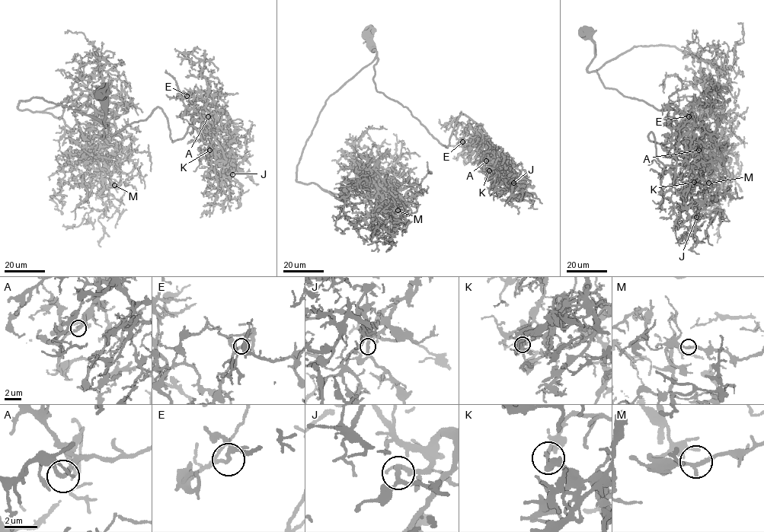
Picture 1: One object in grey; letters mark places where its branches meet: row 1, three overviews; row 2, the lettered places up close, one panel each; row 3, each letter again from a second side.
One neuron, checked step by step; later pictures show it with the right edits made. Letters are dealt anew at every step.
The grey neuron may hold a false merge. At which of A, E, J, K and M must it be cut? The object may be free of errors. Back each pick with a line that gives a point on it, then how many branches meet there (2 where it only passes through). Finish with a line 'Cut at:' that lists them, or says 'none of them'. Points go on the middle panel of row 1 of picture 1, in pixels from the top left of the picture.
K: at (489, 170); 2 branches meet
Cut at: K

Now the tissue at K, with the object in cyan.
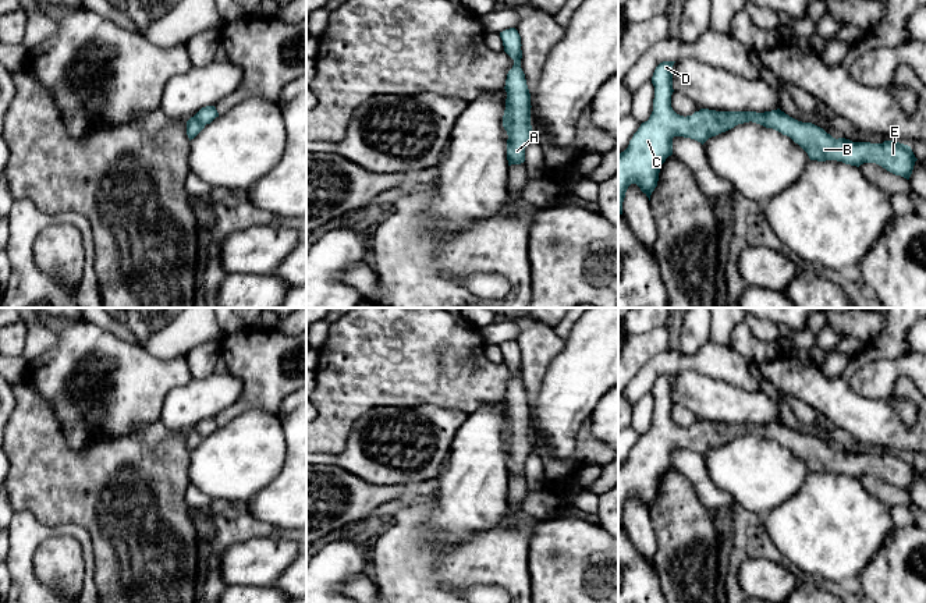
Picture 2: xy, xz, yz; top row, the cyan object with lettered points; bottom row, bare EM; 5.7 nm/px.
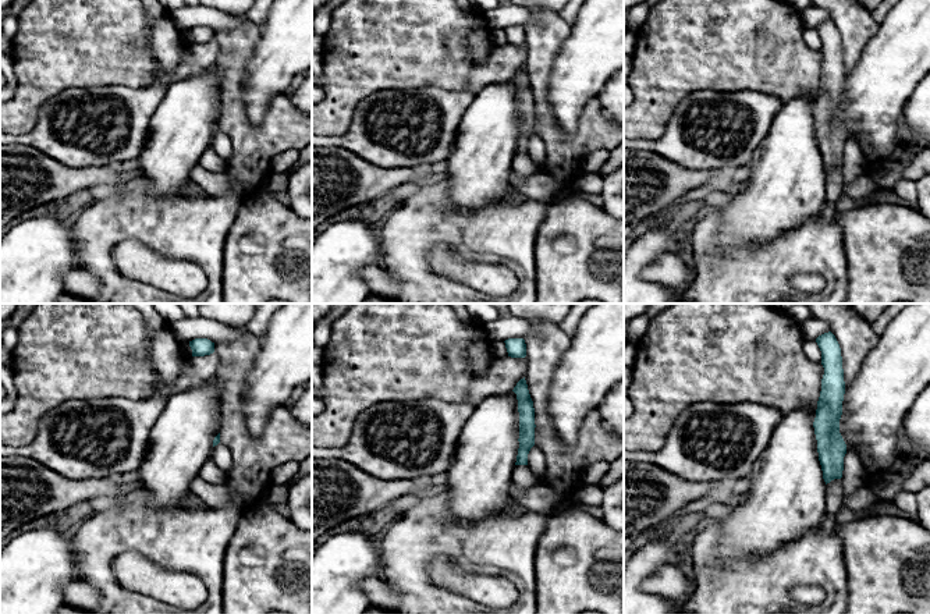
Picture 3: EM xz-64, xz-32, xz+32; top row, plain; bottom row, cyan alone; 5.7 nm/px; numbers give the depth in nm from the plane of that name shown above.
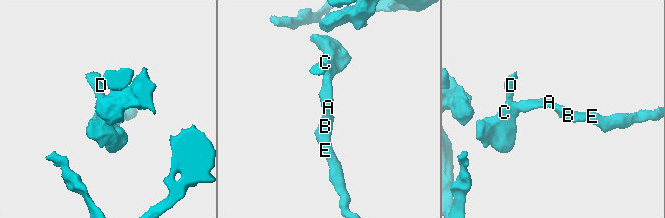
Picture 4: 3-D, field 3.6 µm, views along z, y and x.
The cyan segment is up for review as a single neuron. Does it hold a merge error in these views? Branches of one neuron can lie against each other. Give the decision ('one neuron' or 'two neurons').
two neurons

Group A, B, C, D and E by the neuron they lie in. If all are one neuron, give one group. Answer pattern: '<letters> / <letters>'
A B E / C D

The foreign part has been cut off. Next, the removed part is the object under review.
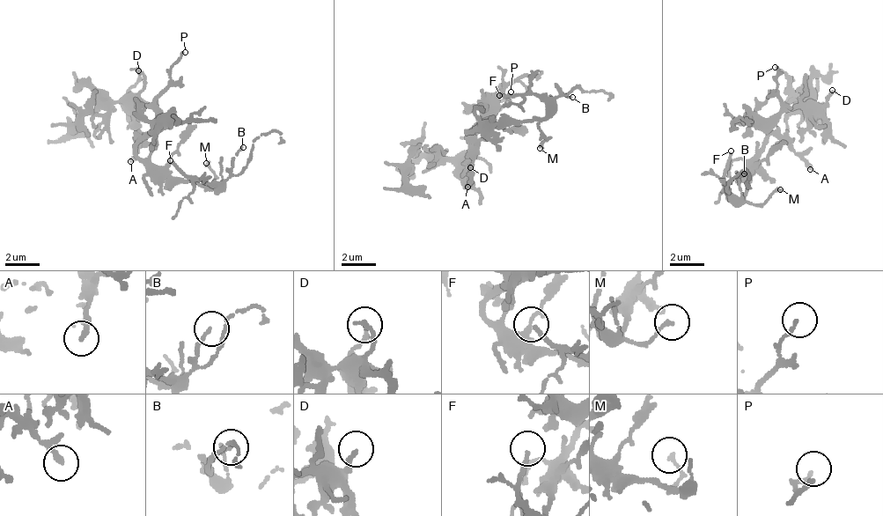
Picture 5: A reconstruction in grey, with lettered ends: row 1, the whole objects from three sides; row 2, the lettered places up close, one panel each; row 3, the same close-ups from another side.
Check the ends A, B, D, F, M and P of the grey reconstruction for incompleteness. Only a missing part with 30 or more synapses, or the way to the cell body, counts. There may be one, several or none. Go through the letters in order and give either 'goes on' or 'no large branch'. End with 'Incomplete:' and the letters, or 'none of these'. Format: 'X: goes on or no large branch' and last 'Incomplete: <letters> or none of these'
A: no large branch
B: no large branch
D: no large branch
F: goes on
M: no large branch
P: no large branch
Incomplete: F

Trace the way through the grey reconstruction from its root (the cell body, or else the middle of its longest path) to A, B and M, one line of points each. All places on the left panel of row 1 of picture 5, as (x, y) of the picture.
A: (143, 160), (138, 154), (137, 137), (136, 159), (130, 161)
B: (143, 160), (151, 165), (168, 165), (187, 181), (199, 181), (209, 187), (231, 173), (231, 165), (243, 147)
M: (143, 160), (147, 159), (151, 165), (168, 165), (178, 176), (194, 180), (208, 189), (216, 175), (206, 163)

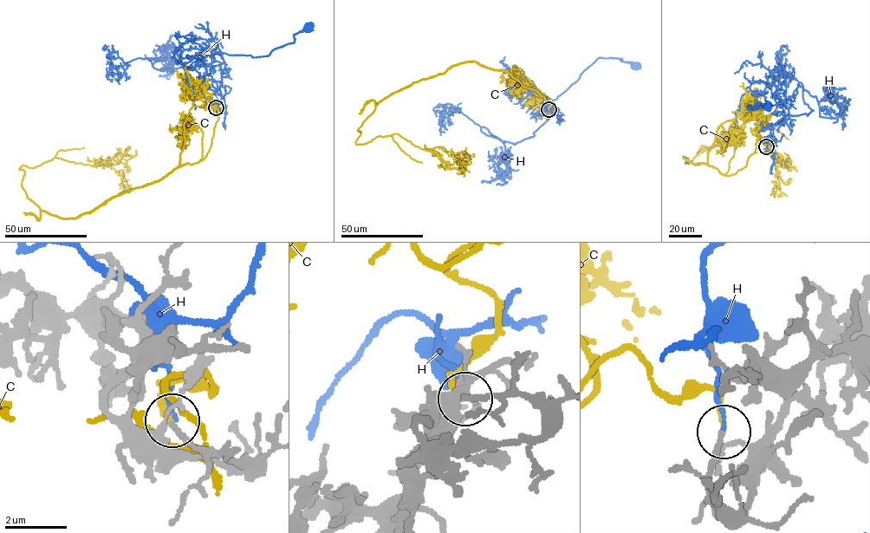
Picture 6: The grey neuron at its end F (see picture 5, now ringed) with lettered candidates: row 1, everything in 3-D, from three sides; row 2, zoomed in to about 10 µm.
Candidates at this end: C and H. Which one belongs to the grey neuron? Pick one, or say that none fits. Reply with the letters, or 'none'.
C

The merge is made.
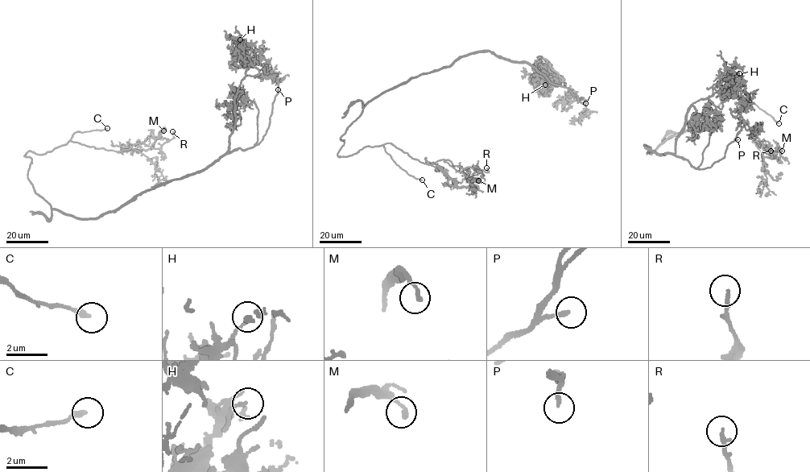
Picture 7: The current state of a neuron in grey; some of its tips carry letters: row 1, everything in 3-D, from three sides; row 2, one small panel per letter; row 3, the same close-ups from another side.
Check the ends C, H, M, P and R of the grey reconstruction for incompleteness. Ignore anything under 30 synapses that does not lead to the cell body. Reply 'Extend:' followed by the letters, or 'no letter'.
Extend: C, P

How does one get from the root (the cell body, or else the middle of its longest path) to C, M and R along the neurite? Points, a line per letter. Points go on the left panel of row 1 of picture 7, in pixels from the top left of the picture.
C: (108, 213), (84, 219), (52, 209), (28, 180), (31, 158), (24, 155), (50, 151), (78, 131), (107, 128)
M: (108, 213), (84, 219), (52, 209), (24, 155), (69, 141), (147, 150), (163, 130)
R: (108, 213), (84, 219), (52, 209), (24, 155), (69, 141), (159, 148), (172, 131)

